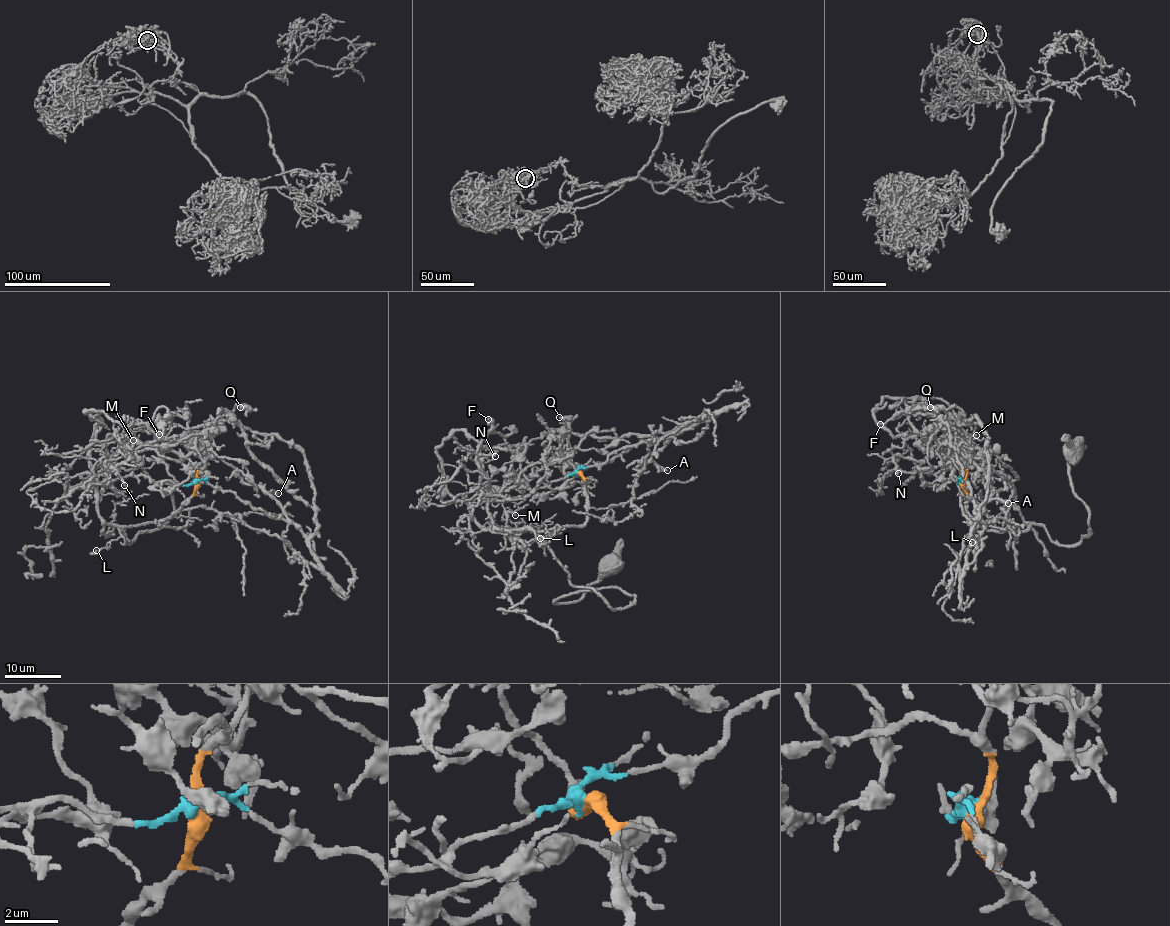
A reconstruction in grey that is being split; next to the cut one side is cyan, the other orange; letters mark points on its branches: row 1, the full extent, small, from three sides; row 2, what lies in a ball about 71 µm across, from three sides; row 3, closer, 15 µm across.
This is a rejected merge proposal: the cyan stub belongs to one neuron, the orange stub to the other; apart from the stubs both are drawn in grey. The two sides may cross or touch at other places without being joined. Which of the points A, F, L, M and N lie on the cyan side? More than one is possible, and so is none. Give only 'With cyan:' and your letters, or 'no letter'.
With cyan: A

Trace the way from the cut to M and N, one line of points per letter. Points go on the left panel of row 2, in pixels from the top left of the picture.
M: (195, 482), (195, 489), (170, 516), (156, 523), (108, 525), (98, 512), (91, 473), (133, 440)
N: (195, 482), (205, 454), (183, 455), (157, 445), (106, 461), (109, 473), (113, 469), (124, 485)

